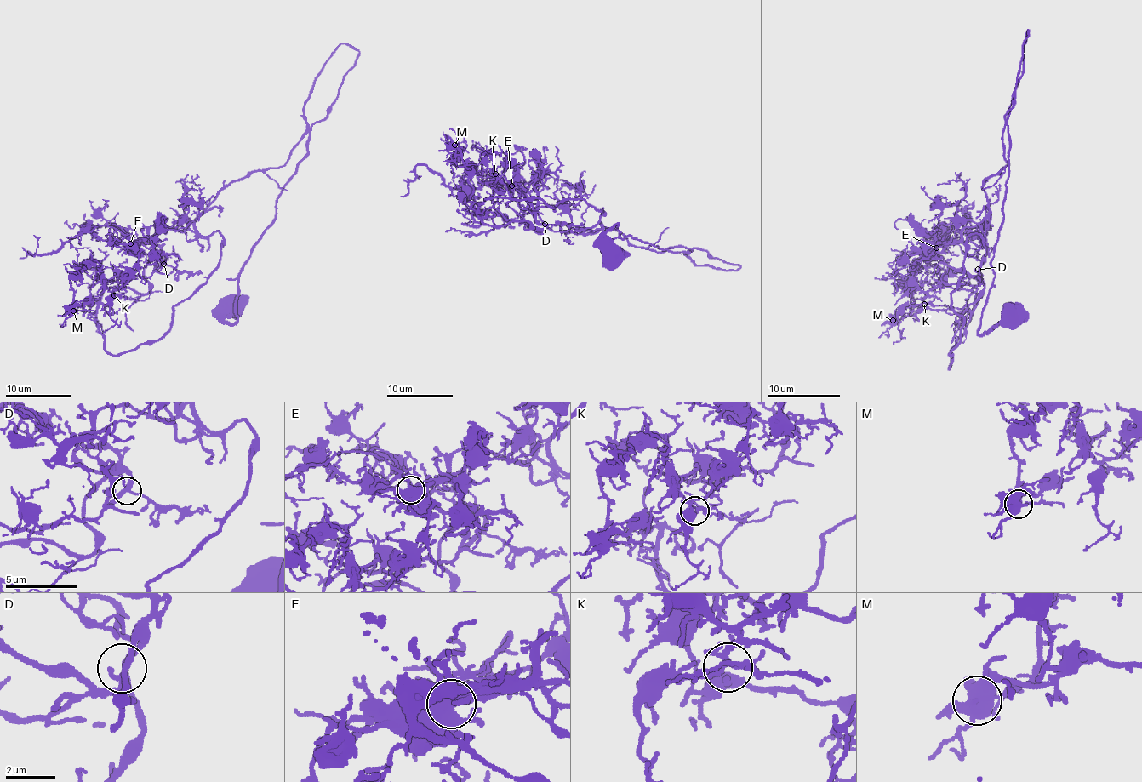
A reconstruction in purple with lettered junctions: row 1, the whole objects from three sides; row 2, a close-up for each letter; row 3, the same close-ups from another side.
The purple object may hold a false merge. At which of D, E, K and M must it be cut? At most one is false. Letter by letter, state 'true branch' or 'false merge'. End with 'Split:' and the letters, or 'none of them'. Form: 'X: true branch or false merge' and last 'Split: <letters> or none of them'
D: true branch
E: true branch
K: true branch
M: true branch
Split: none of them

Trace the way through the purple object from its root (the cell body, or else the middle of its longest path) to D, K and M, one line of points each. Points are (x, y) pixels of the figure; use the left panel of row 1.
D: (228, 307), (233, 323), (242, 265), (306, 134), (283, 165), (231, 180), (184, 231), (151, 225), (163, 264)
K: (228, 307), (233, 323), (306, 134), (184, 231), (151, 225), (157, 267), (114, 295)
M: (228, 307), (233, 323), (306, 134), (184, 231), (151, 225), (151, 274), (74, 311)

